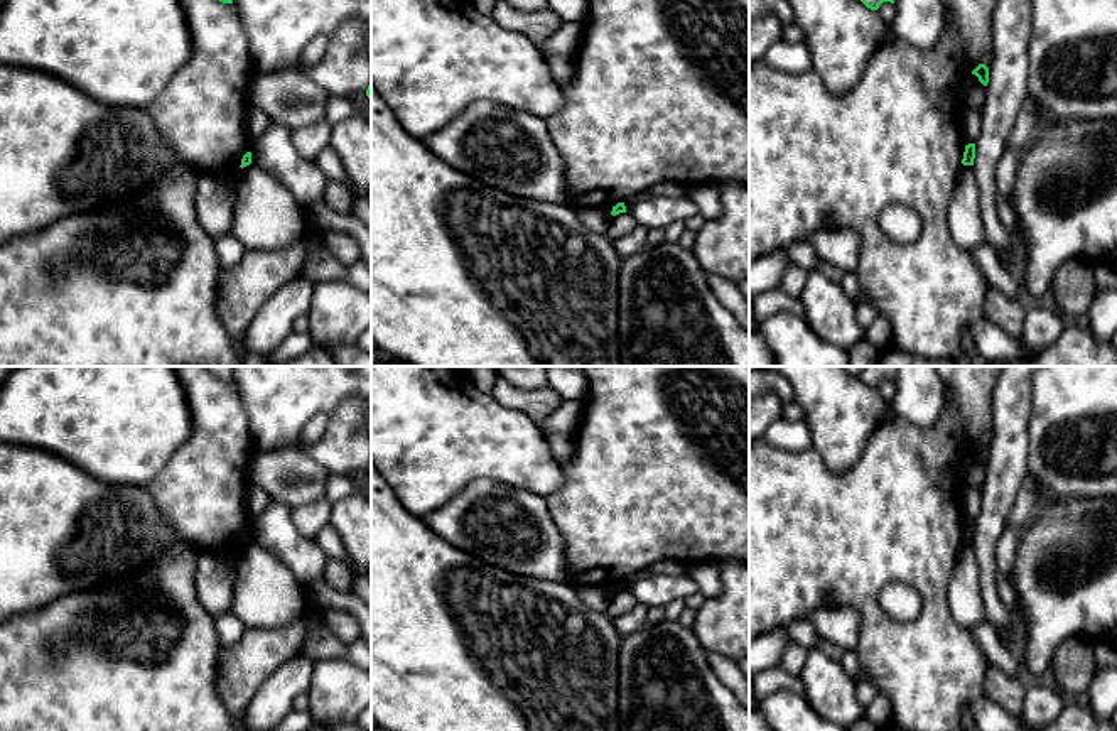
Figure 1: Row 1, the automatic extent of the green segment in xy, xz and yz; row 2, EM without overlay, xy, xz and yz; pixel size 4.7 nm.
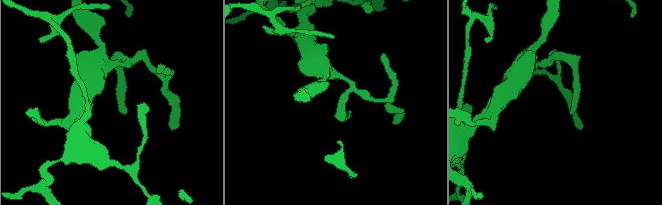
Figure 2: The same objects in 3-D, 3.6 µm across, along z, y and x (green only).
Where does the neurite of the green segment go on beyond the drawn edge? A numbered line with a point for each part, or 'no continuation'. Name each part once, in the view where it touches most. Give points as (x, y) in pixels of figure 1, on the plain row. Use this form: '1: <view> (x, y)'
no continuation

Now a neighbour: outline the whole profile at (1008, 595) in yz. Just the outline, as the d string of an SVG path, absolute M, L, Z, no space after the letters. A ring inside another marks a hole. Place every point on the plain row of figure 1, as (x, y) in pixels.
M997 572L997 593L1009 609L1011 616L1017 621L1019 620L1019 601L1012 586Z

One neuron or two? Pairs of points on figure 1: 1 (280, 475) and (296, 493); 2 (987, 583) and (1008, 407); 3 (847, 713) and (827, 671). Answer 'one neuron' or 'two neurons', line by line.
1: one neuron
2: one neuron
3: one neuron

